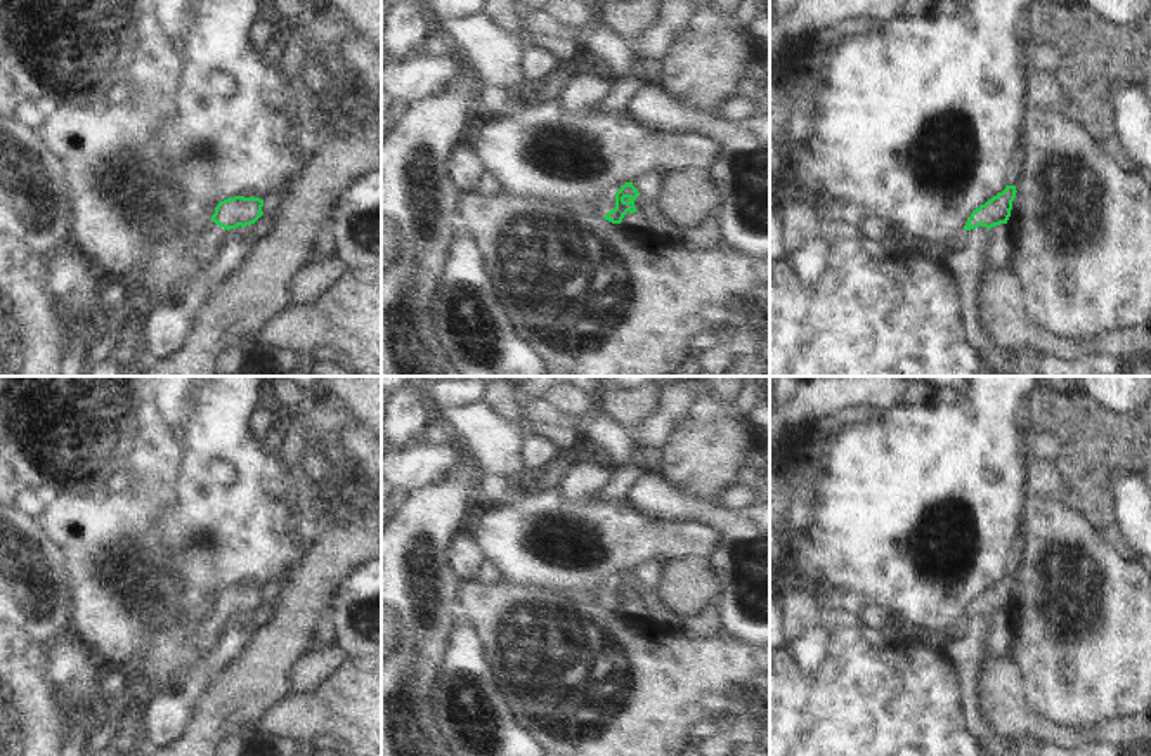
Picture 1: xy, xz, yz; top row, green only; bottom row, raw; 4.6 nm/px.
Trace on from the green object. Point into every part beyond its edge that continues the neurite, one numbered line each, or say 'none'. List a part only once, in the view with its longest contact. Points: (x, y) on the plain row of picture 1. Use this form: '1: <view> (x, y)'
1: xz (604, 593)

